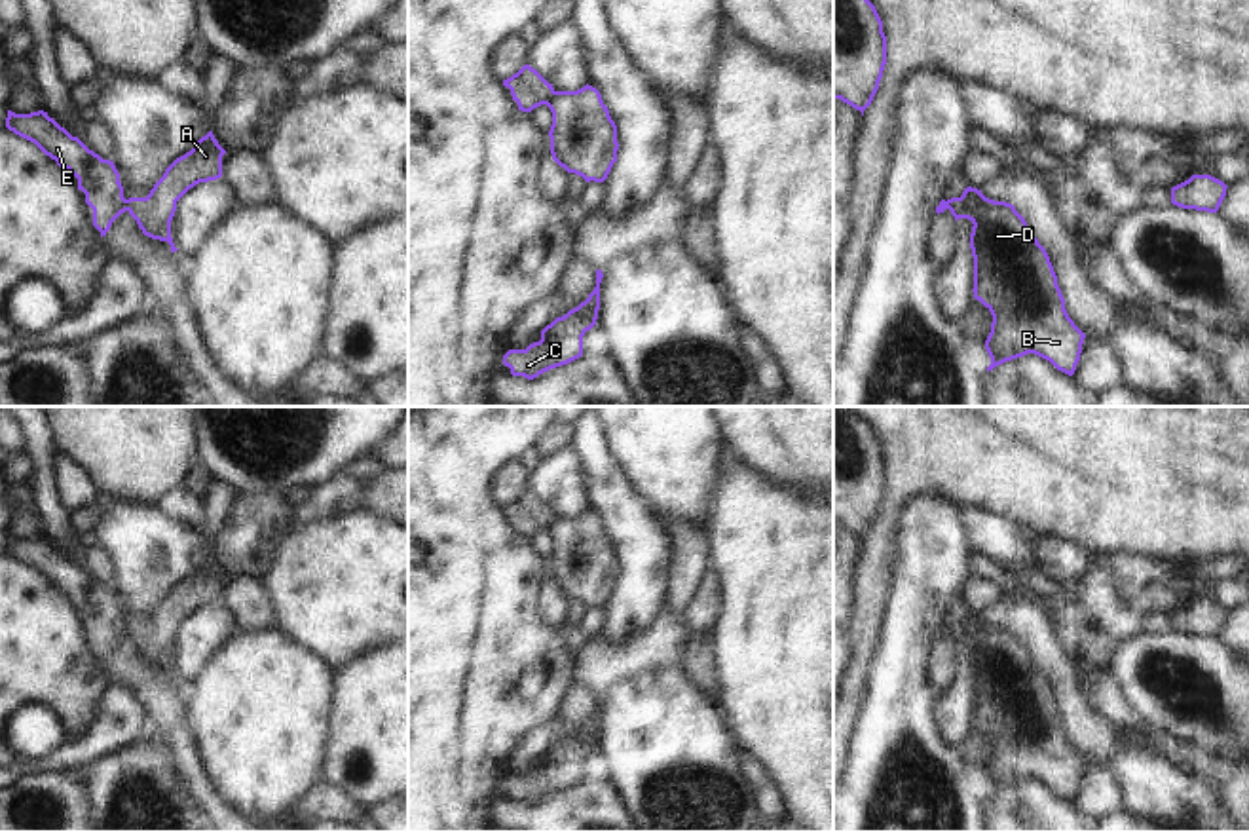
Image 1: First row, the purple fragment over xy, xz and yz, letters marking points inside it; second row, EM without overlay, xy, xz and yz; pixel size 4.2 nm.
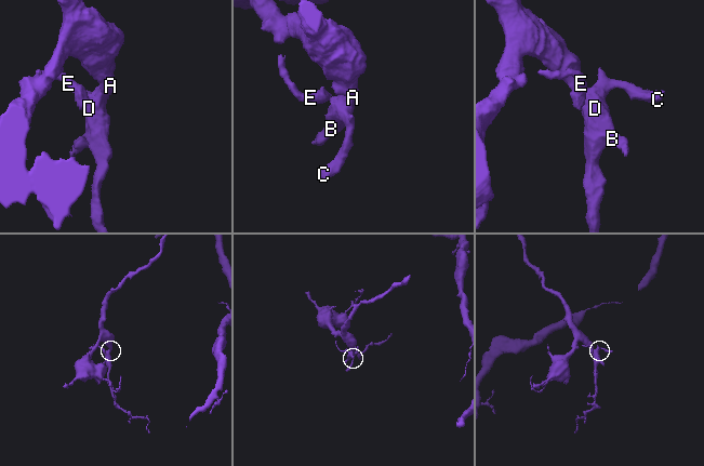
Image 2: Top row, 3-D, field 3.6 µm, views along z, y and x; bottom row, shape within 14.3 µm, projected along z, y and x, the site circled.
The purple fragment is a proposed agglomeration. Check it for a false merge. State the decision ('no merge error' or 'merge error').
merge error

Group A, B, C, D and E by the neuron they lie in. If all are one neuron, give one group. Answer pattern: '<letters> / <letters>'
A B C D / E

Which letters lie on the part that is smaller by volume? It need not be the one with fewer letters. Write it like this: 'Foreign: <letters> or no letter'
Foreign: E

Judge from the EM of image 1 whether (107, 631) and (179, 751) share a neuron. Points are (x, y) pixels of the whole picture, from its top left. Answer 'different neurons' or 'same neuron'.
same neuron

